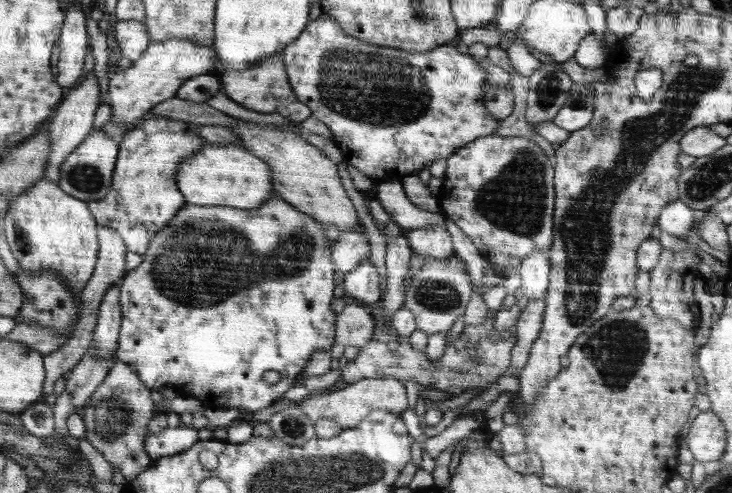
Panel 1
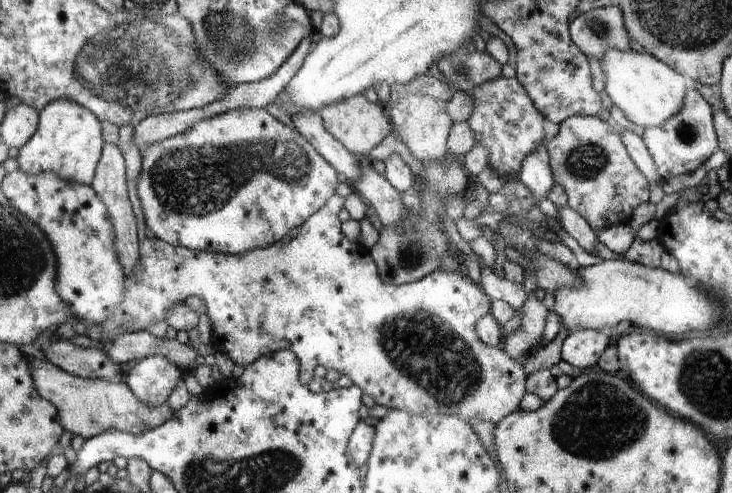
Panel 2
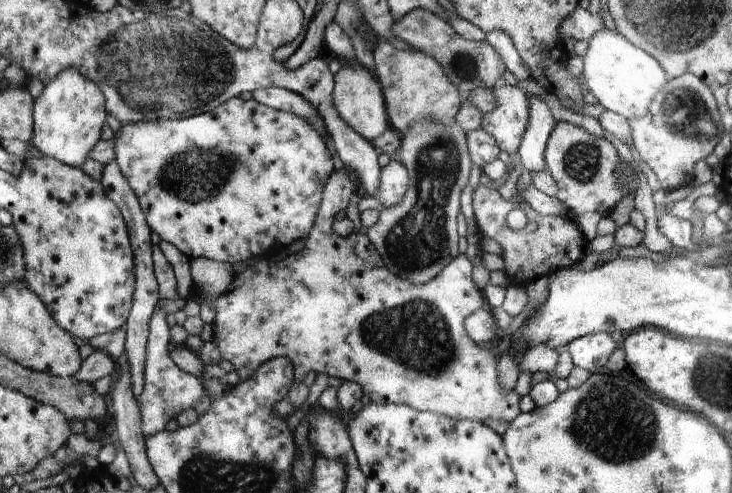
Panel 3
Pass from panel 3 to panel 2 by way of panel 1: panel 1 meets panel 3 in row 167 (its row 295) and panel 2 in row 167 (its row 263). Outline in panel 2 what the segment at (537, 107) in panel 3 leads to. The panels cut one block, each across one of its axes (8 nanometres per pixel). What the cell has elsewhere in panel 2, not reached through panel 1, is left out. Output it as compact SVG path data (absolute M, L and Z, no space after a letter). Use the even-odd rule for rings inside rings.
M544 143L534 153L528 154L528 158L521 166L521 174L518 178L530 190L532 199L542 199L550 193L555 183Z

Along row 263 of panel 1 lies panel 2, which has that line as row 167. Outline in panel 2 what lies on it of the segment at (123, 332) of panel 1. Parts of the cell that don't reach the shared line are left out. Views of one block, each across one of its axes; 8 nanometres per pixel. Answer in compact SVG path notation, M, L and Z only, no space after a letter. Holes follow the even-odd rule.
M245 109L231 111L212 119L202 120L194 124L186 133L168 138L163 142L153 143L140 148L142 156L142 170L137 179L138 196L148 228L158 239L170 245L185 247L186 249L210 252L224 252L224 254L240 254L248 248L264 248L270 246L286 236L292 228L300 226L312 214L315 214L334 195L338 186L337 170L304 138L300 132L292 130L282 122L274 119L265 109Z

